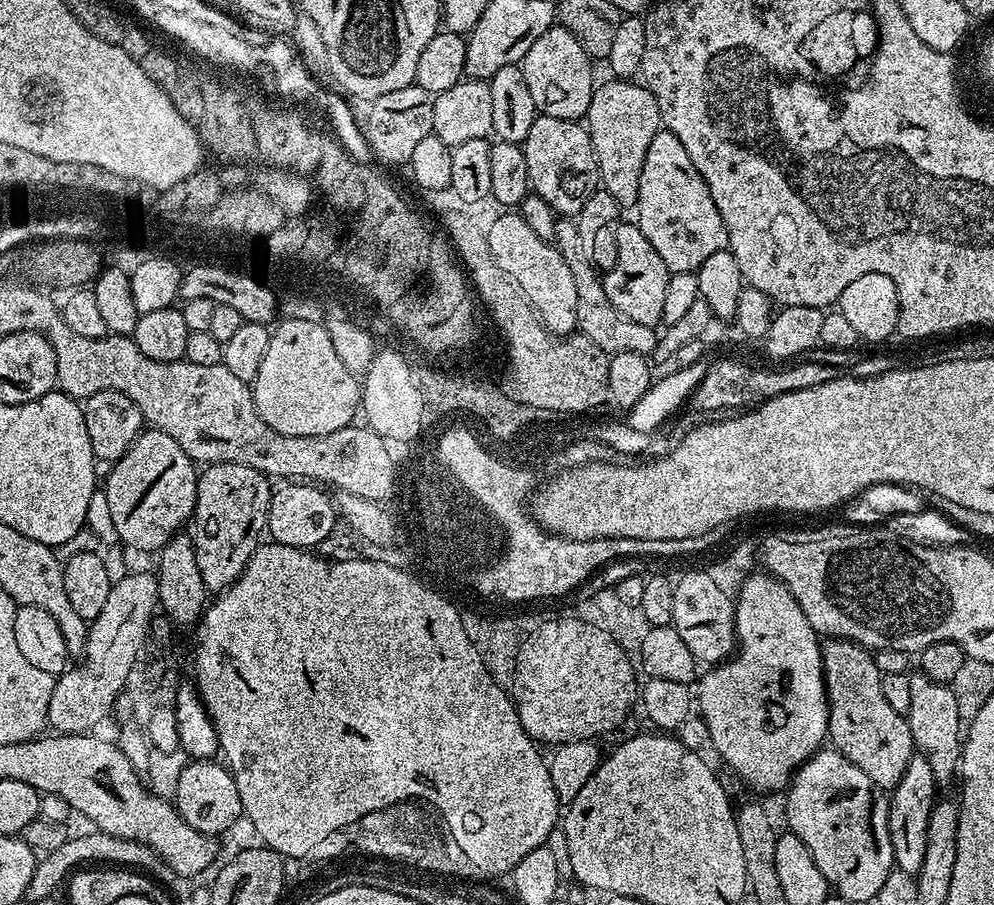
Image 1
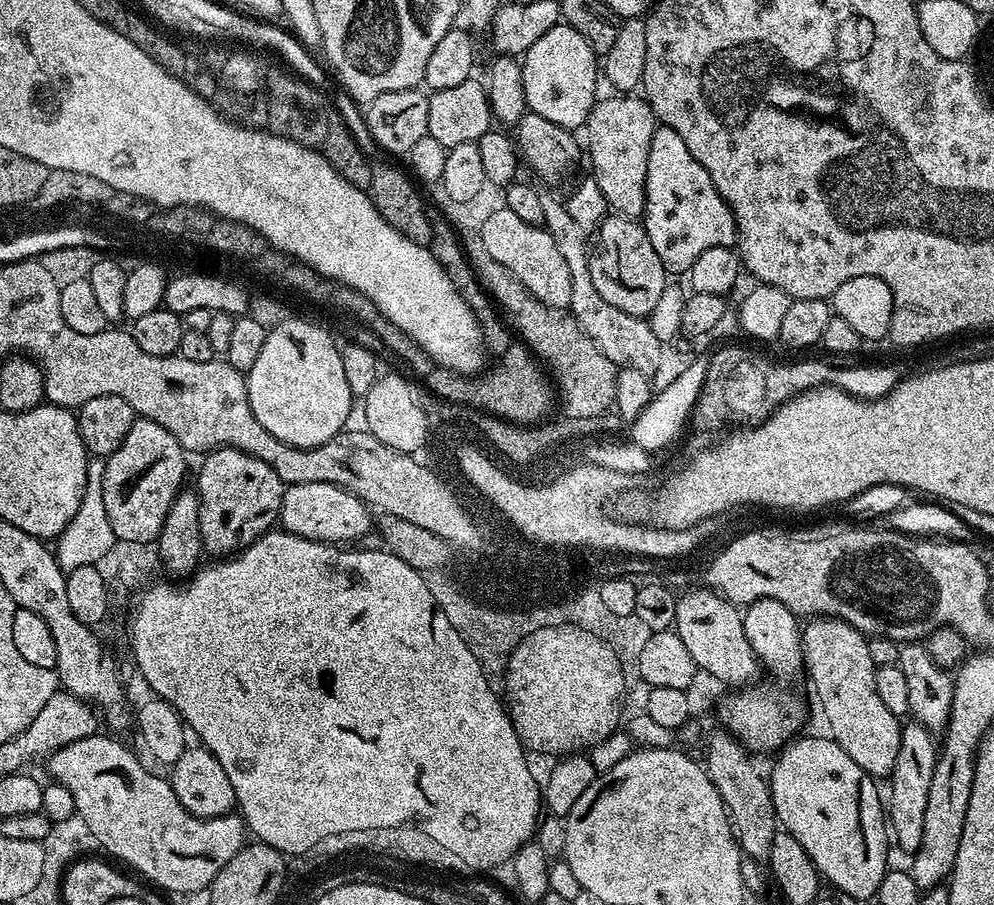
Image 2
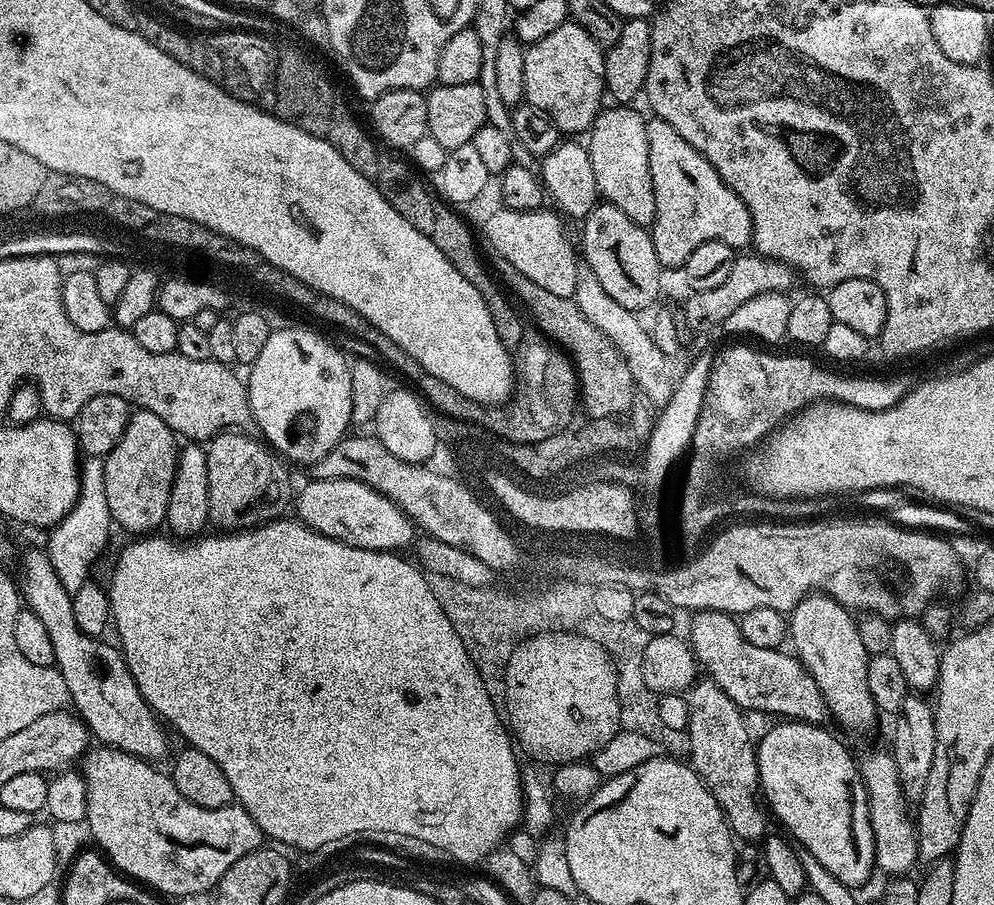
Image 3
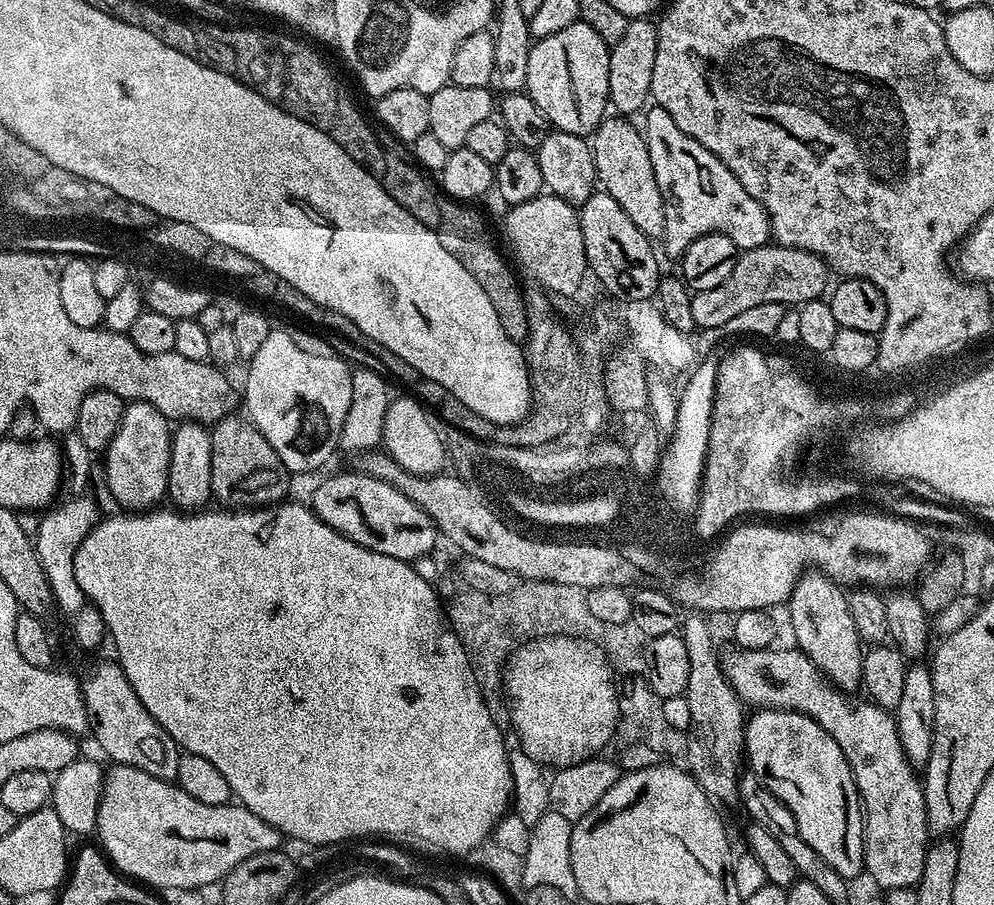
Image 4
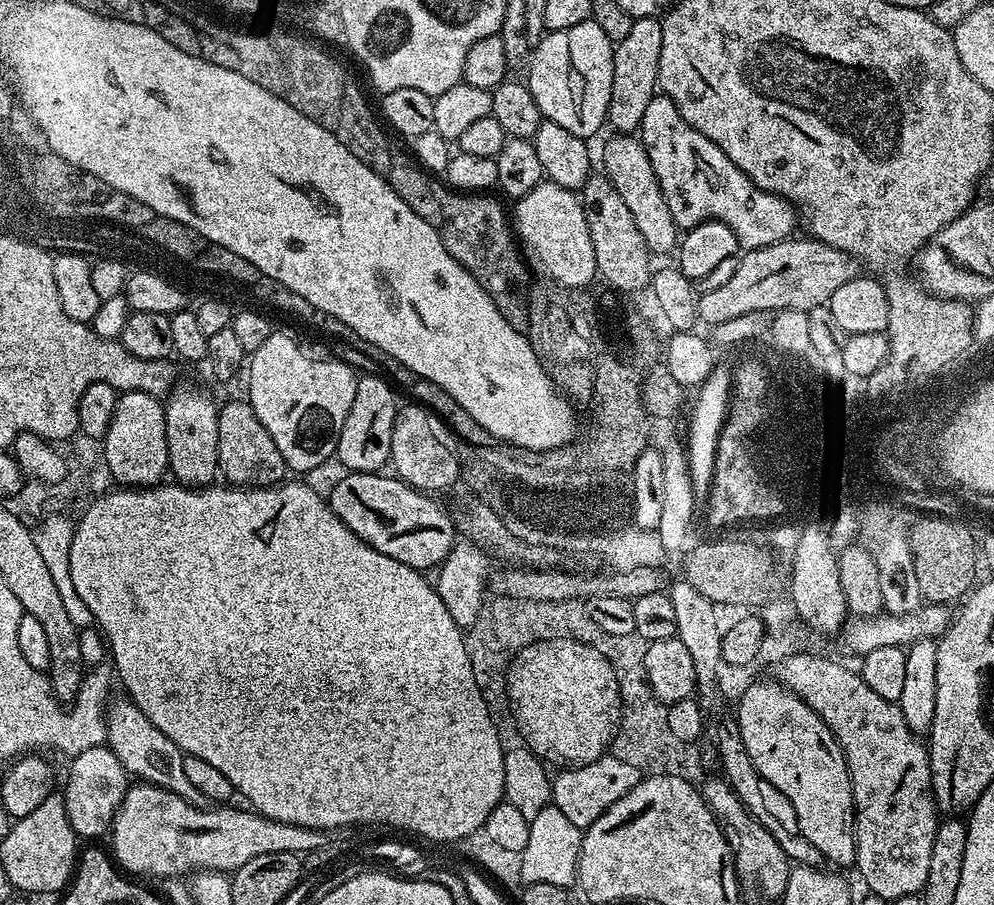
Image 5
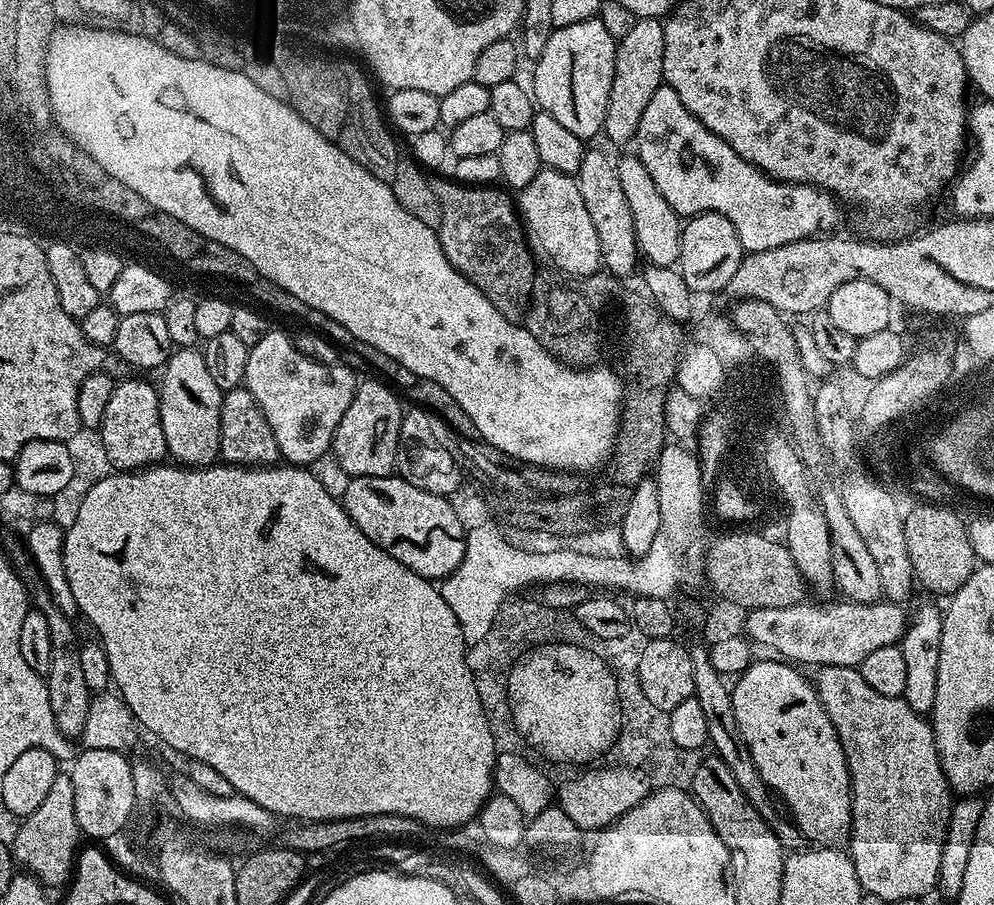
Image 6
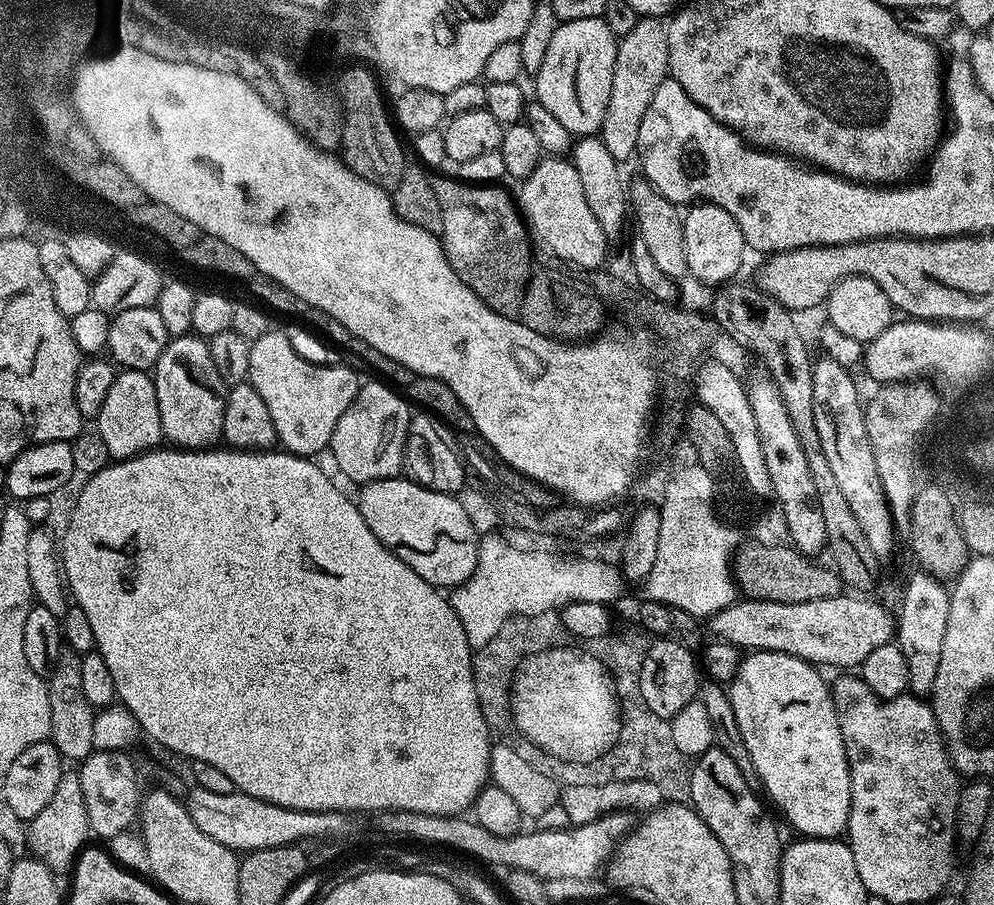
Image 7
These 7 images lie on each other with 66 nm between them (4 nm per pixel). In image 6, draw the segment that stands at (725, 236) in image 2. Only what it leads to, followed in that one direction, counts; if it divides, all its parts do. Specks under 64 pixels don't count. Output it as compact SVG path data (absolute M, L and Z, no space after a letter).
M661 84L650 97L642 114L642 122L638 122L634 152L640 157L642 166L646 166L646 174L654 178L658 194L670 202L681 218L691 218L703 212L717 212L722 214L722 218L730 218L734 230L738 230L745 253L774 250L774 246L786 246L795 240L808 240L817 234L828 234L839 229L836 227L840 224L842 205L832 193L814 184L787 184L785 180L774 180L761 168L746 162L746 158L734 154L725 140L706 130L706 126L702 126L702 122L694 118L686 106L682 106L682 98L674 94L669 84Z

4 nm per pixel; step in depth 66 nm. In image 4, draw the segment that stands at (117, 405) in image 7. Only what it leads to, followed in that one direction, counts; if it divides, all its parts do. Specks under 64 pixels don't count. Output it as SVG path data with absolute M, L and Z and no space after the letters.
M134 400L125 407L118 434L103 457L108 492L121 509L152 510L167 497L171 445L170 422L152 404Z

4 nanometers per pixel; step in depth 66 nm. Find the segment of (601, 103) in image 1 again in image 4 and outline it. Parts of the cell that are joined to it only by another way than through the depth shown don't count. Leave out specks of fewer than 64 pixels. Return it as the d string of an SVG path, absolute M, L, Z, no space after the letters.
M612 114L600 121L590 137L594 166L599 187L629 216L630 222L649 238L663 237L666 226L666 210L662 206L662 194L654 178L654 166L650 166L650 154L644 141L644 133L631 124L631 119Z

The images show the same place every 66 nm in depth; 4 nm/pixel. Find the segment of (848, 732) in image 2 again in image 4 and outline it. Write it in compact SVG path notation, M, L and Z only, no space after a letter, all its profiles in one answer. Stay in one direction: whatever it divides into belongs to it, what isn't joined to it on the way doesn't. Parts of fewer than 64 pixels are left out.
M809 570L797 580L792 596L786 601L786 609L795 647L806 653L831 684L852 694L857 691L855 688L861 687L865 649L858 630L854 630L849 599L849 593L835 580L819 570Z

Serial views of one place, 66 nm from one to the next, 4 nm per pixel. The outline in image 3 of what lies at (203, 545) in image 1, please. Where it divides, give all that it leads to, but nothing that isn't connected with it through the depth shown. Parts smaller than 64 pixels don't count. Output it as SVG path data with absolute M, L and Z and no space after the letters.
M225 430L206 444L206 470L210 478L208 518L220 530L247 530L266 524L283 517L294 500L289 465L267 443L248 434L244 430Z

